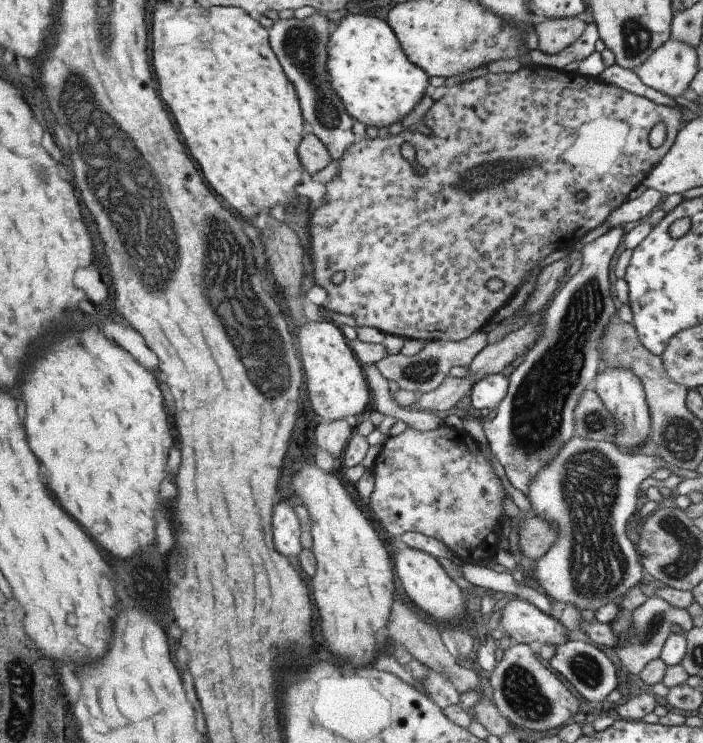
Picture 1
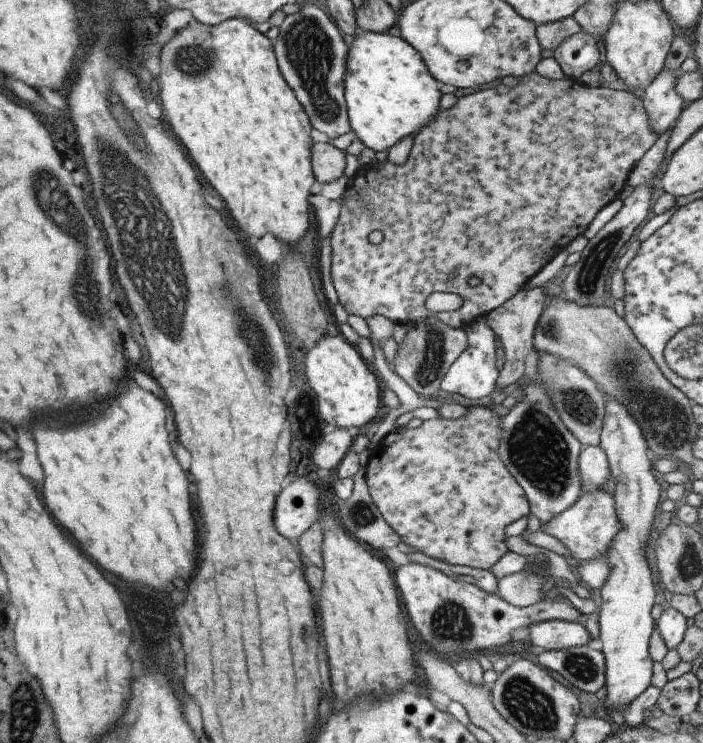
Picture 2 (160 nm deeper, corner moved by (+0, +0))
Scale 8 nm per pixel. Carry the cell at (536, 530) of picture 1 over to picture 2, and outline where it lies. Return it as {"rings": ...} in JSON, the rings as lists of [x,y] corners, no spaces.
{"rings":[[[610,487],[603,488],[603,490],[583,492],[583,496],[580,496],[567,510],[553,516],[547,524],[539,526],[539,532],[549,534],[560,540],[571,551],[571,557],[578,561],[599,558],[599,554],[605,552],[613,540],[613,536],[619,530],[621,530],[621,524],[619,524],[617,514],[615,514]]]}

